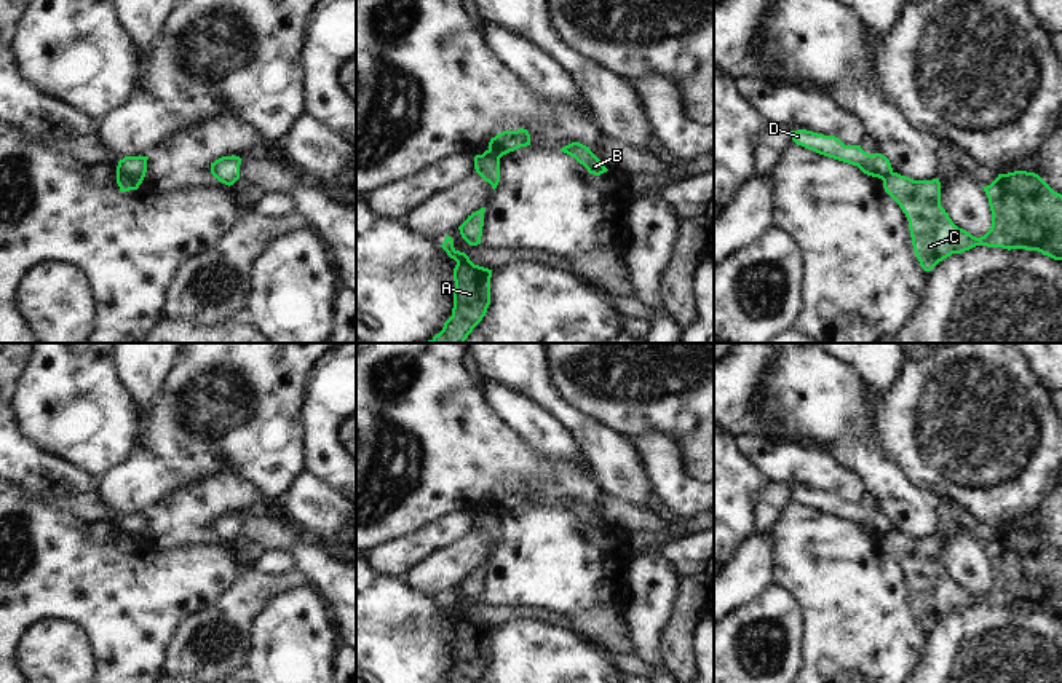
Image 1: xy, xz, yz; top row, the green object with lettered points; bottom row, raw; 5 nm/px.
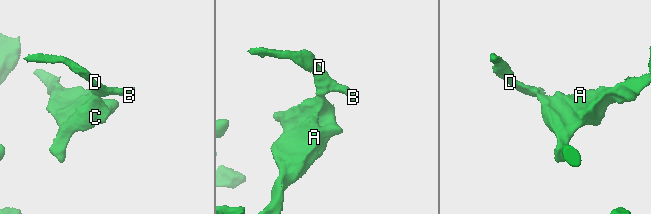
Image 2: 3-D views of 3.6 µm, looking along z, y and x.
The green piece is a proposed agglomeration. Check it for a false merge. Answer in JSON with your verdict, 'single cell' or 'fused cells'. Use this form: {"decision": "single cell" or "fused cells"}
{"decision": "fused cells"}

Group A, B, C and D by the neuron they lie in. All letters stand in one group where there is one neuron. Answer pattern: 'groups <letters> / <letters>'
groups A C / B D

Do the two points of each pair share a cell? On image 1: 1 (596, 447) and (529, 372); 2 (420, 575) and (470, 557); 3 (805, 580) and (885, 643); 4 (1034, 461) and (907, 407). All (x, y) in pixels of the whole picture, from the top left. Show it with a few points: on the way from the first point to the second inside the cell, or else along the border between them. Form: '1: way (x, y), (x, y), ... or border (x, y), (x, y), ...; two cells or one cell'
1: way (578, 428), (542, 391); one cell
2: way (433, 575), (457, 560); one cell
3: way (824, 583), (866, 624); one cell
4: way (1002, 450), (971, 423), (939, 422); one cell

